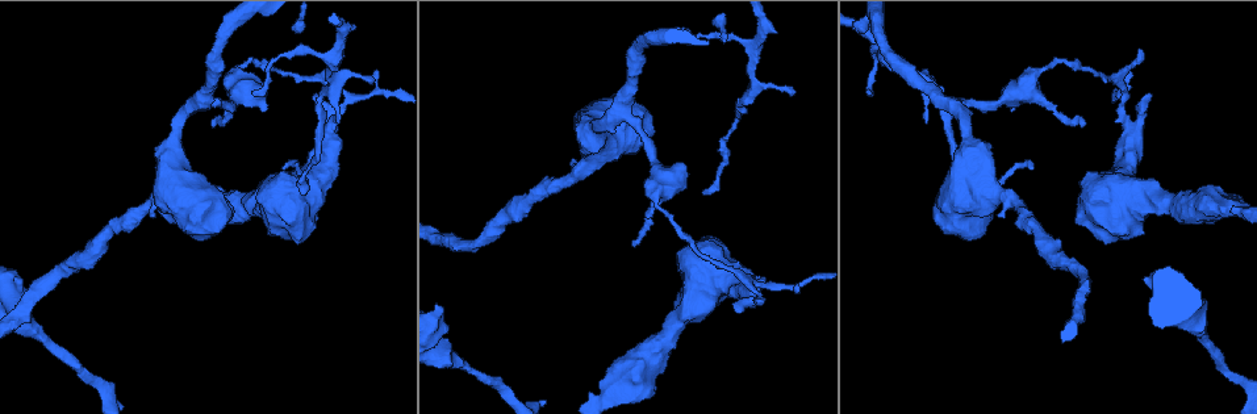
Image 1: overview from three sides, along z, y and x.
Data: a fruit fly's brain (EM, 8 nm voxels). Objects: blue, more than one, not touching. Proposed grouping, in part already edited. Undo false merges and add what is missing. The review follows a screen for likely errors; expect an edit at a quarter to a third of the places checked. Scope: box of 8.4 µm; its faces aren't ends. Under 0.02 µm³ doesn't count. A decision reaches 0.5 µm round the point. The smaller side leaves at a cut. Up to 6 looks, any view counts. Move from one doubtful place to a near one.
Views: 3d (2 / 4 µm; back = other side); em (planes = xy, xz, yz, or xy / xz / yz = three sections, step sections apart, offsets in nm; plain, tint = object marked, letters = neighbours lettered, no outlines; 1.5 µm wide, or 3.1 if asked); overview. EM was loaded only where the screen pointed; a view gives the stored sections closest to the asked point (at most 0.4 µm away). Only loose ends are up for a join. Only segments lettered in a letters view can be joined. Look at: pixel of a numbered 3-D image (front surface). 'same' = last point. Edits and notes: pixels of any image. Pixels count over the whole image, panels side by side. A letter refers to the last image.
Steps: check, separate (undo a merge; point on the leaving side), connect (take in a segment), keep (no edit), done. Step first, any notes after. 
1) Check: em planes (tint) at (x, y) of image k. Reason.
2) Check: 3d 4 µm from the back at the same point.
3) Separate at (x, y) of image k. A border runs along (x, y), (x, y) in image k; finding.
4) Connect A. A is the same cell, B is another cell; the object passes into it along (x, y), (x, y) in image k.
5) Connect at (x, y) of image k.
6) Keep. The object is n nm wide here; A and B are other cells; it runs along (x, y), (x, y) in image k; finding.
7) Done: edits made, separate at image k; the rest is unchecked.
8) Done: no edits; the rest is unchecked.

Check: em planes (letters) at (1205, 341) of image 1.

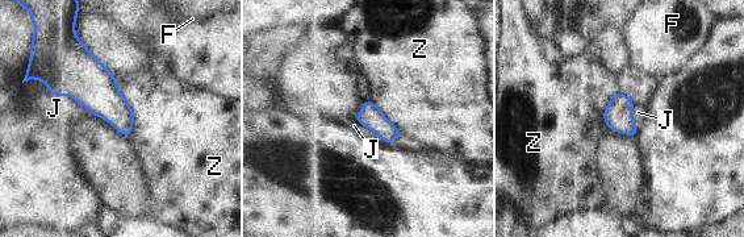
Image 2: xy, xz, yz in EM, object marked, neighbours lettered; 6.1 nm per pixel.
Keep. The longest contact is with Z, 320 nm; F, J and Z are other cells; a border runs along (47, 88), (92, 113) in image 2; all the same neuron.

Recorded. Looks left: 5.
Check: 3d 2 µm at (797, 287) of image 1. Branch stops here.

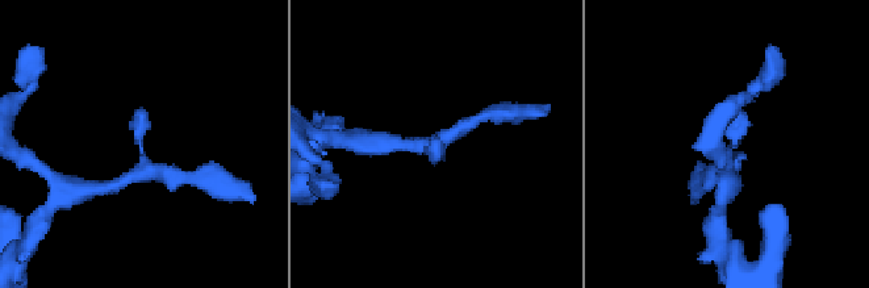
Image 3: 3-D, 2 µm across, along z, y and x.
Check: em xy step 8 (tint) at (740, 112) of image 3. Shape alone is not enough.

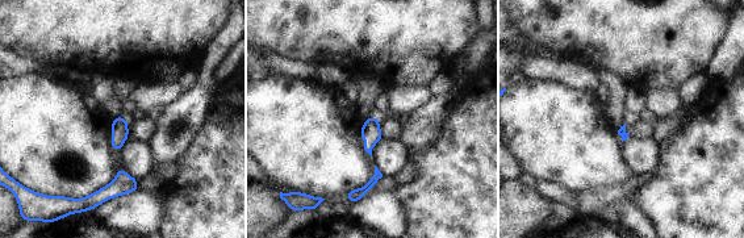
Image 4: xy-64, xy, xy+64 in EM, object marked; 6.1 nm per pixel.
Check: em xy step 8 (letters) at the same point. What lies round it.

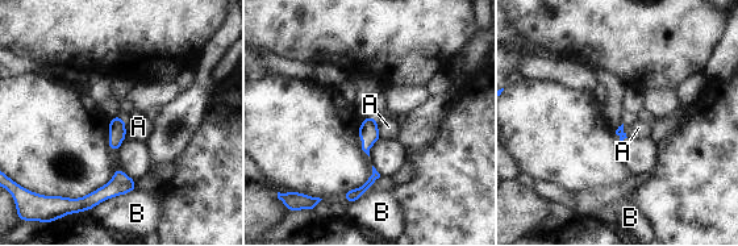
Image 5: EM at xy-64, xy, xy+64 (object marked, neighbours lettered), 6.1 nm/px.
Keep. A and B are other cells; a border runs along (376, 120), (380, 138) in image 5; none of them fits.

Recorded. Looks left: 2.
Check: em planes (letters) at (647, 148) of image 1. Thick turns thin.

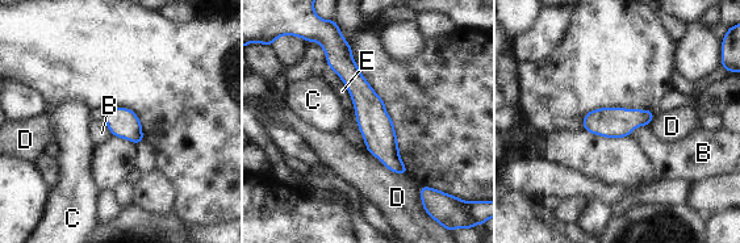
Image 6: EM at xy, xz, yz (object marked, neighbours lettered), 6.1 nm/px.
Keep. B, C, D and E are other cells; it runs along (341, 49), (381, 143), (402, 171) in image 6; one neuron here.

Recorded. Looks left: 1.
Done: no edits; the rest is unchecked.

